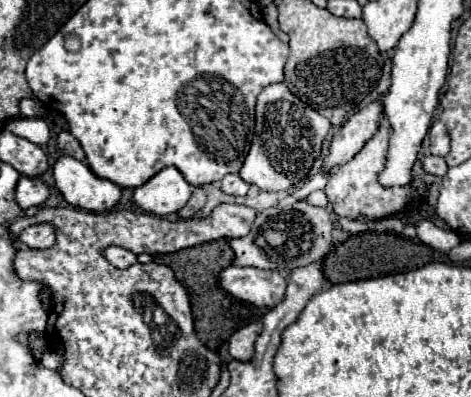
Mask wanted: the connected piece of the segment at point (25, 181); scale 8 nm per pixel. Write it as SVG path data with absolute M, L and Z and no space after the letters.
M22 176L16 186L16 202L22 210L44 204L48 200L48 196L50 196L50 188L40 178Z

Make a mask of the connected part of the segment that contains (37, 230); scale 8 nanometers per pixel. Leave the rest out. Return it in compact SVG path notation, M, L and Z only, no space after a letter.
M36 224L36 226L24 228L20 232L18 240L24 242L28 248L44 250L44 248L50 248L54 244L56 236L54 236L54 228L50 224Z

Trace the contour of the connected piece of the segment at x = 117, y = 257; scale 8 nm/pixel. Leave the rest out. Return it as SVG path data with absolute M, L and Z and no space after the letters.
M108 246L102 250L102 254L116 268L128 268L128 266L136 264L136 256L130 250L120 248L120 246Z

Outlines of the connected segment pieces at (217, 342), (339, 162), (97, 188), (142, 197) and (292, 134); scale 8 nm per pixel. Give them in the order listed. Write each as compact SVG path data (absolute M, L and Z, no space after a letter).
M212 240L212 242L204 242L198 246L174 252L174 254L156 254L152 258L158 264L170 266L174 270L178 282L182 282L182 286L186 286L186 290L190 294L190 302L192 302L196 334L210 350L218 350L230 338L230 334L234 330L256 320L256 316L258 316L256 308L232 298L230 294L226 294L220 288L220 272L234 262L234 250L230 248L230 244L226 240Z
M380 100L368 104L360 112L348 118L346 124L340 126L340 130L334 134L328 154L324 156L322 170L336 170L344 166L348 160L352 160L364 144L374 136L374 130L380 122Z
M60 156L54 170L56 188L62 192L68 204L90 210L104 212L110 210L122 196L122 188L106 178L98 178L88 164L76 160L74 156Z
M164 168L152 176L144 186L134 190L134 202L144 210L158 216L176 214L186 206L192 196L192 186L176 168Z
M284 82L266 86L256 102L254 140L240 168L240 176L248 184L256 184L258 188L268 192L288 190L310 172L310 166L320 154L330 126L332 124L314 108L308 110L306 104L298 100Z

